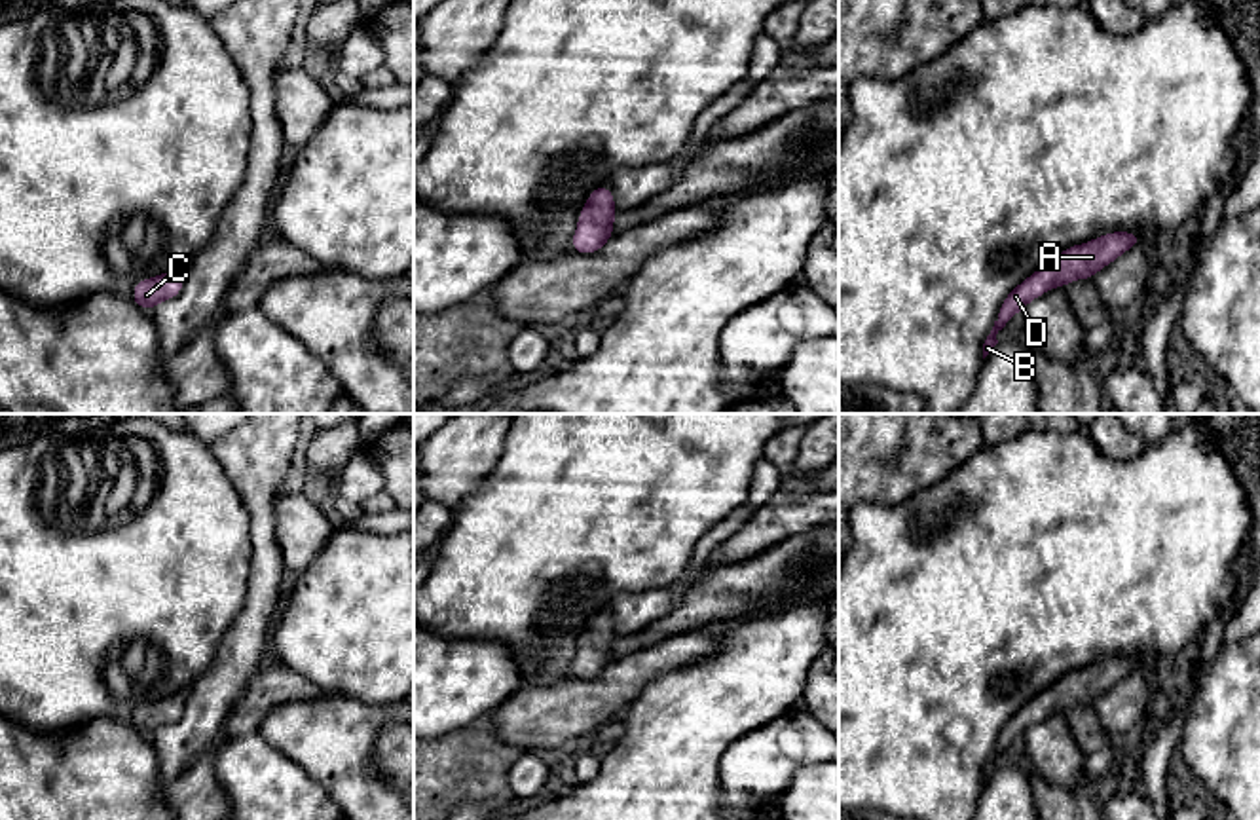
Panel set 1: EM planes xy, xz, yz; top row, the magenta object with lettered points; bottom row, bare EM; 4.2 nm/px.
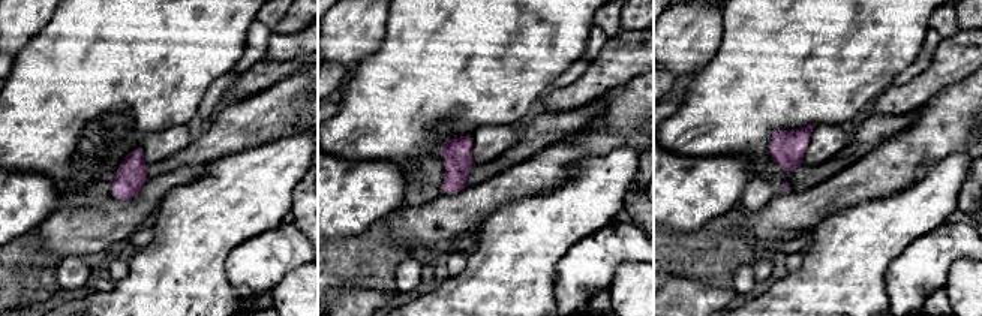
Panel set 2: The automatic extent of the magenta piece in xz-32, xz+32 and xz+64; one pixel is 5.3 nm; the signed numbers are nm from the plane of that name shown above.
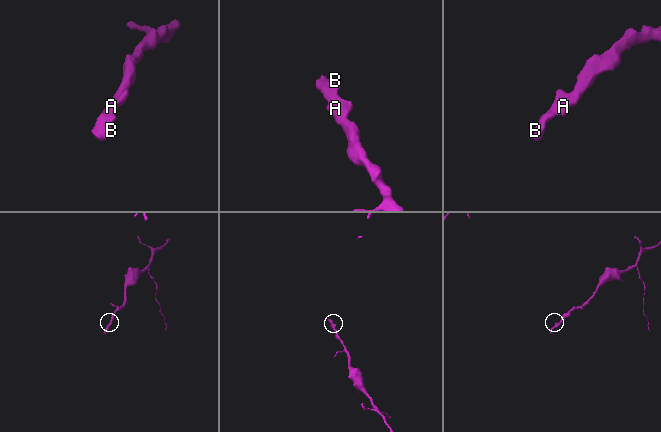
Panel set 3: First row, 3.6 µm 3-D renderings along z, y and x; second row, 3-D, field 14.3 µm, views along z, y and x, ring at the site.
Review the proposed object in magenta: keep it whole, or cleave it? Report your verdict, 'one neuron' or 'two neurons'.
one neuron

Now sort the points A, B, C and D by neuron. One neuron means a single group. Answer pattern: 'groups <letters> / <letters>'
groups A B C D

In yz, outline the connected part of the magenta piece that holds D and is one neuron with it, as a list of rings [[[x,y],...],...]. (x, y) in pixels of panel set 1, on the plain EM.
[[[1110,657],[1093,666],[1061,676],[1053,685],[1044,689],[1006,721],[994,752],[983,769],[983,784],[998,769],[996,759],[1017,736],[1023,736],[1030,725],[1046,719],[1053,712],[1065,714],[1074,704],[1093,704],[1099,695],[1114,687],[1135,670],[1142,670],[1139,659]]]

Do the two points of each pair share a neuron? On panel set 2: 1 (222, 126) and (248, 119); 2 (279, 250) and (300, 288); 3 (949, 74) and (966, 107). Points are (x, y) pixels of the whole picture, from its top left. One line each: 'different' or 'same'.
1: same
2: different
3: different

